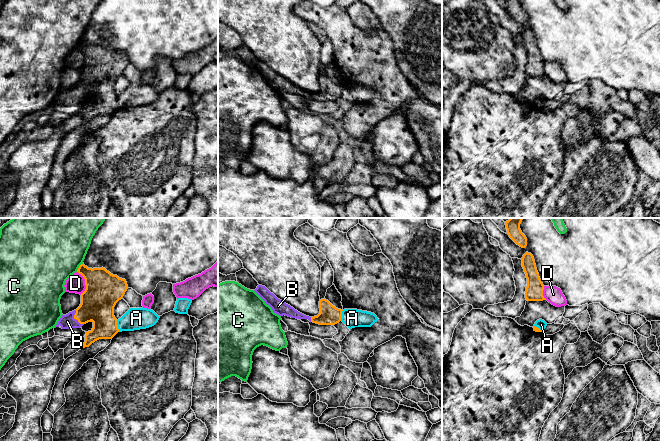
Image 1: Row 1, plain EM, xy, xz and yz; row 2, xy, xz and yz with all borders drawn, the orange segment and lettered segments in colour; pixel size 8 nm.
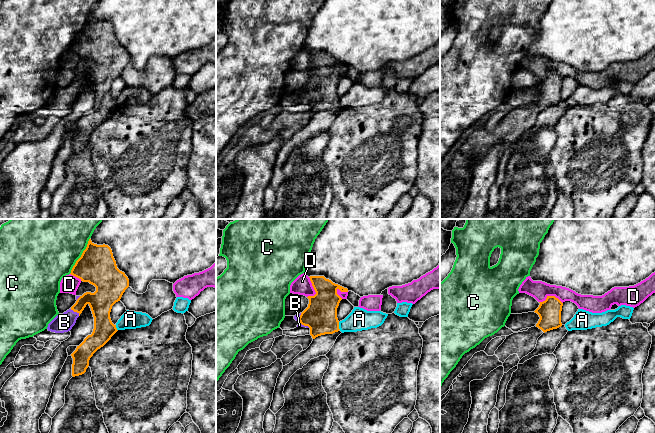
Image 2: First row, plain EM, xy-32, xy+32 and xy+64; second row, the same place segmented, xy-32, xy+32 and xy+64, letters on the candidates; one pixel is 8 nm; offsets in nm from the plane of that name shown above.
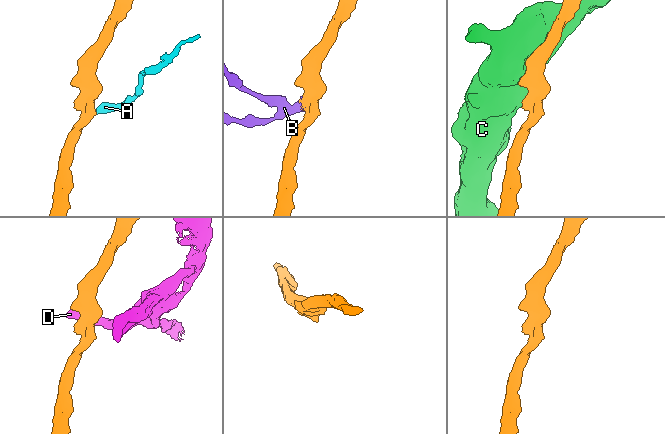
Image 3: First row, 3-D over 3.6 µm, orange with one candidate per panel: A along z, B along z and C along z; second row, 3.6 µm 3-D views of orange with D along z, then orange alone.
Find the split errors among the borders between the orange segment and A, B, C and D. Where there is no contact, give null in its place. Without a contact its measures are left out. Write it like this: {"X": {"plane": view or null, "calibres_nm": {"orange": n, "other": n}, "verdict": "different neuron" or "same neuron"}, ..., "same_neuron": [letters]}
{"A": {"plane": "xy", "calibres_nm": {"orange": 280, "other": 180}, "verdict": "different neuron"}, "B": {"plane": "xy", "calibres_nm": {"orange": 280, "other": 120}, "verdict": "different neuron"}, "C": {"plane": "xy", "calibres_nm": {"orange": 280, "other": 460}, "verdict": "different neuron"}, "D": {"plane": "xy", "calibres_nm": {"orange": 280, "other": 150}, "verdict": "different neuron"}, "same_neuron": []}

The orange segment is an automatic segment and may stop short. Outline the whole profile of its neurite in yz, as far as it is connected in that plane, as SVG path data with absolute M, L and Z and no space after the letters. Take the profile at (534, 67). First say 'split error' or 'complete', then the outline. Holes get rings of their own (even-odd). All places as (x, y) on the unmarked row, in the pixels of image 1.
complete; M526 28L522 33L522 43L527 54L527 63L525 74L528 77L543 77L544 61L539 53L534 33L531 29Z

